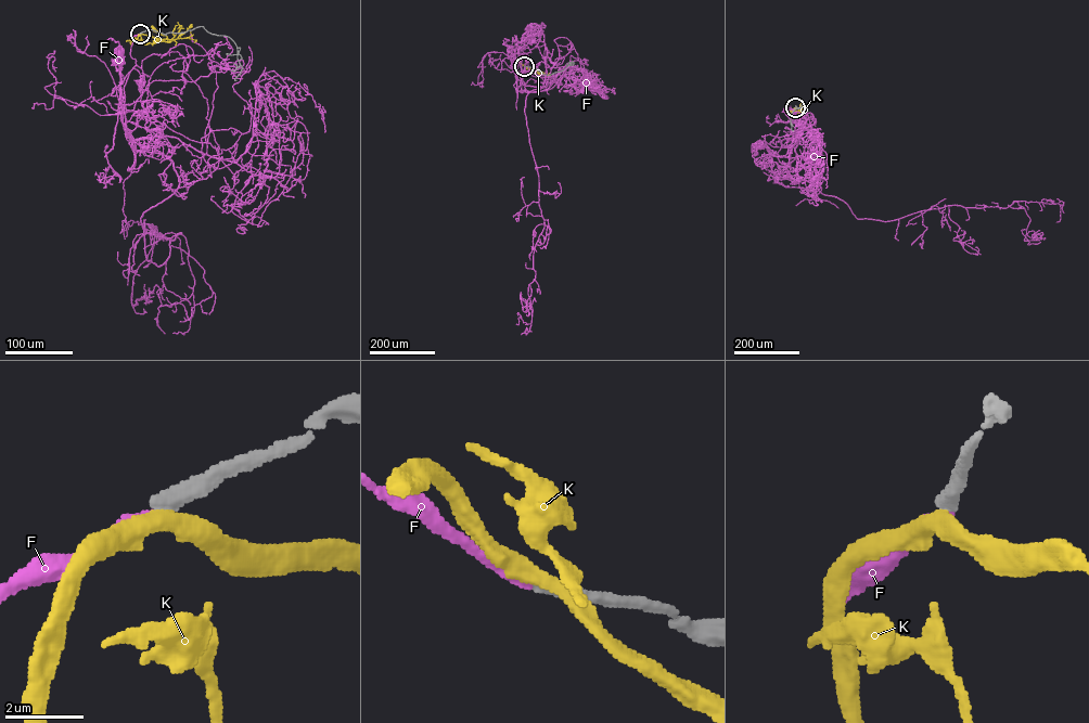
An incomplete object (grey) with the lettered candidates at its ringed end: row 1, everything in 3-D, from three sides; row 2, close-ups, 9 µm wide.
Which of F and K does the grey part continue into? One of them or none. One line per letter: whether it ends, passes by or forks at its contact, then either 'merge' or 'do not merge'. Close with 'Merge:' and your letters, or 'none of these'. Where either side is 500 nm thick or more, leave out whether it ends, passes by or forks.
F: it ends there; merge
K: it passes by; do not merge
Merge: F

